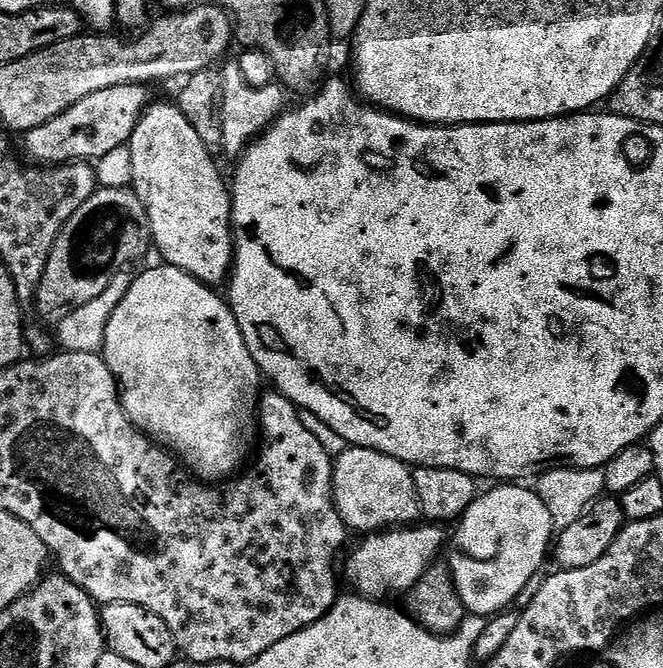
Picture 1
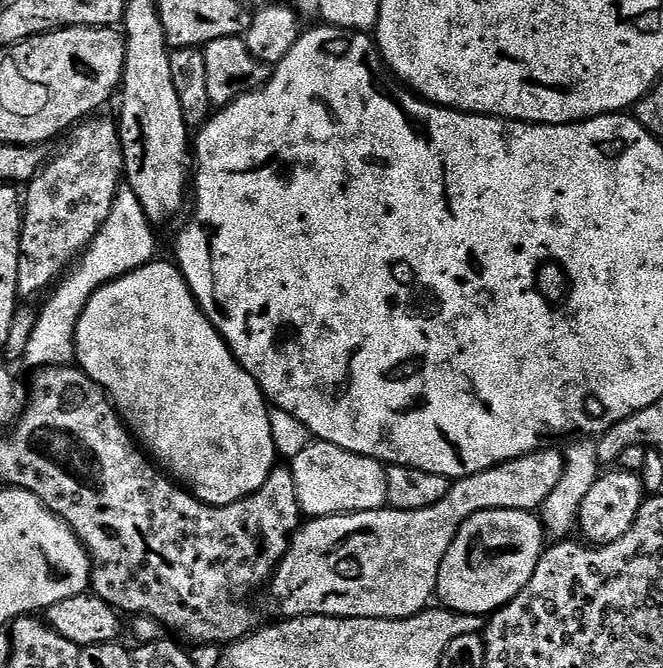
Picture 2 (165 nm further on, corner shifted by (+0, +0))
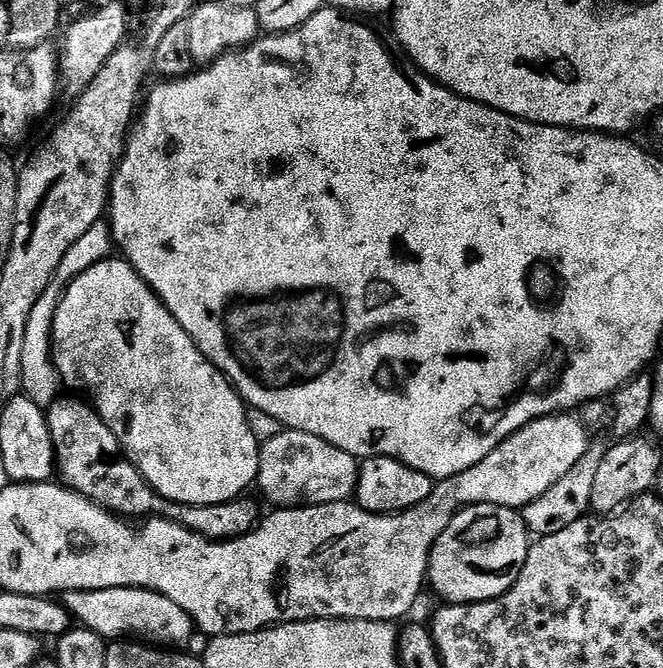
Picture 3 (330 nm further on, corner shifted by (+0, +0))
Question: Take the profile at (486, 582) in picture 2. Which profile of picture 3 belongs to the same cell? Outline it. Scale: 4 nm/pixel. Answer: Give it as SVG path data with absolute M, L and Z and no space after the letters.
M475 504L461 508L433 551L427 583L444 599L441 601L448 604L480 604L484 600L496 600L515 586L524 569L529 547L530 533L524 524L523 515L517 509L493 504Z

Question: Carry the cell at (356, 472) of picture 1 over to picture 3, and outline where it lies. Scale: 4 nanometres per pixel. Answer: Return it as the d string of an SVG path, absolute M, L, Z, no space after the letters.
M282 430L274 438L263 441L260 449L261 488L276 506L309 504L343 504L351 501L360 482L361 461L338 450L330 442L314 434Z

